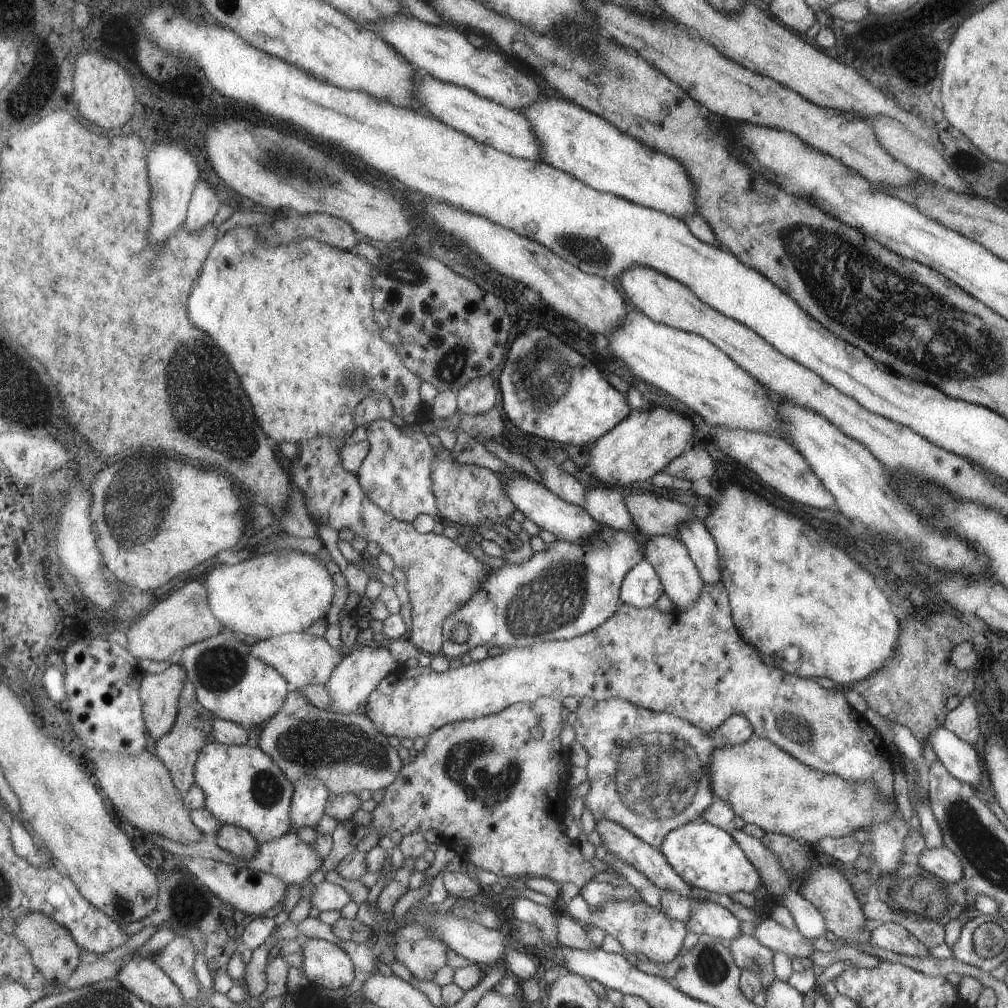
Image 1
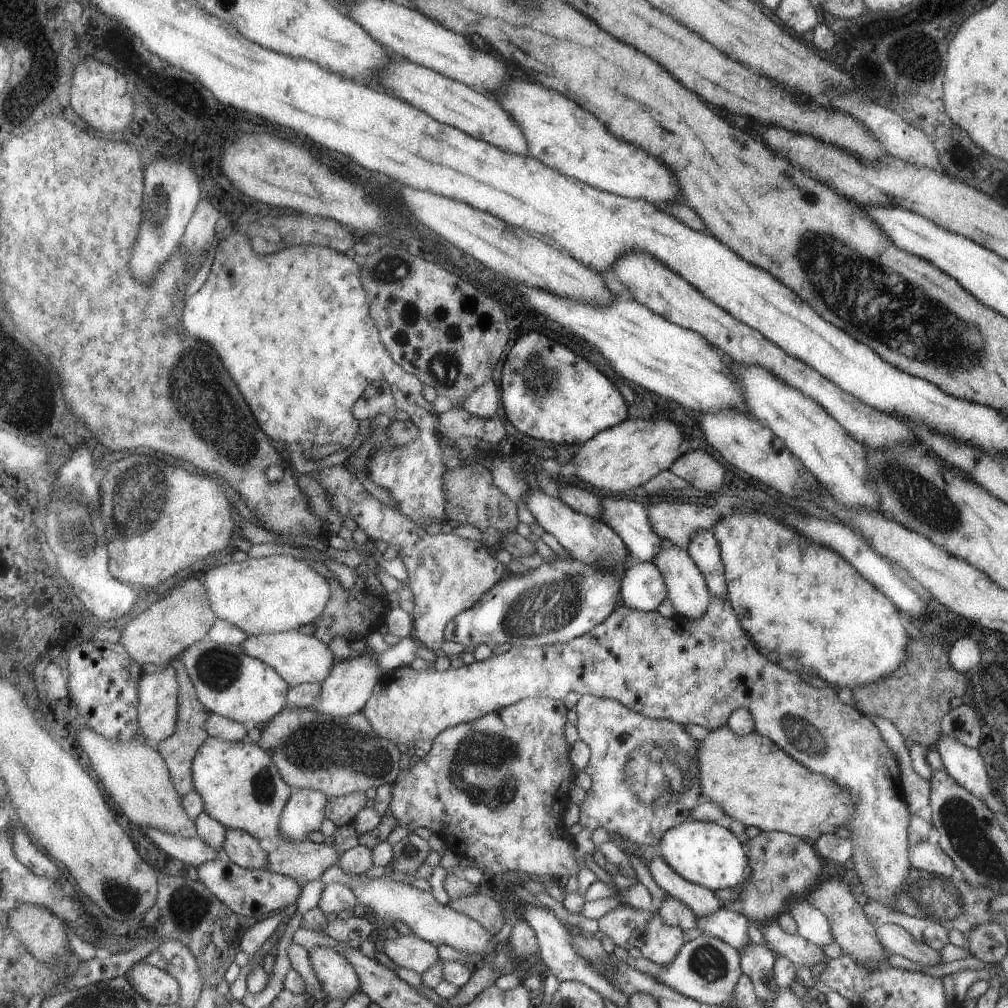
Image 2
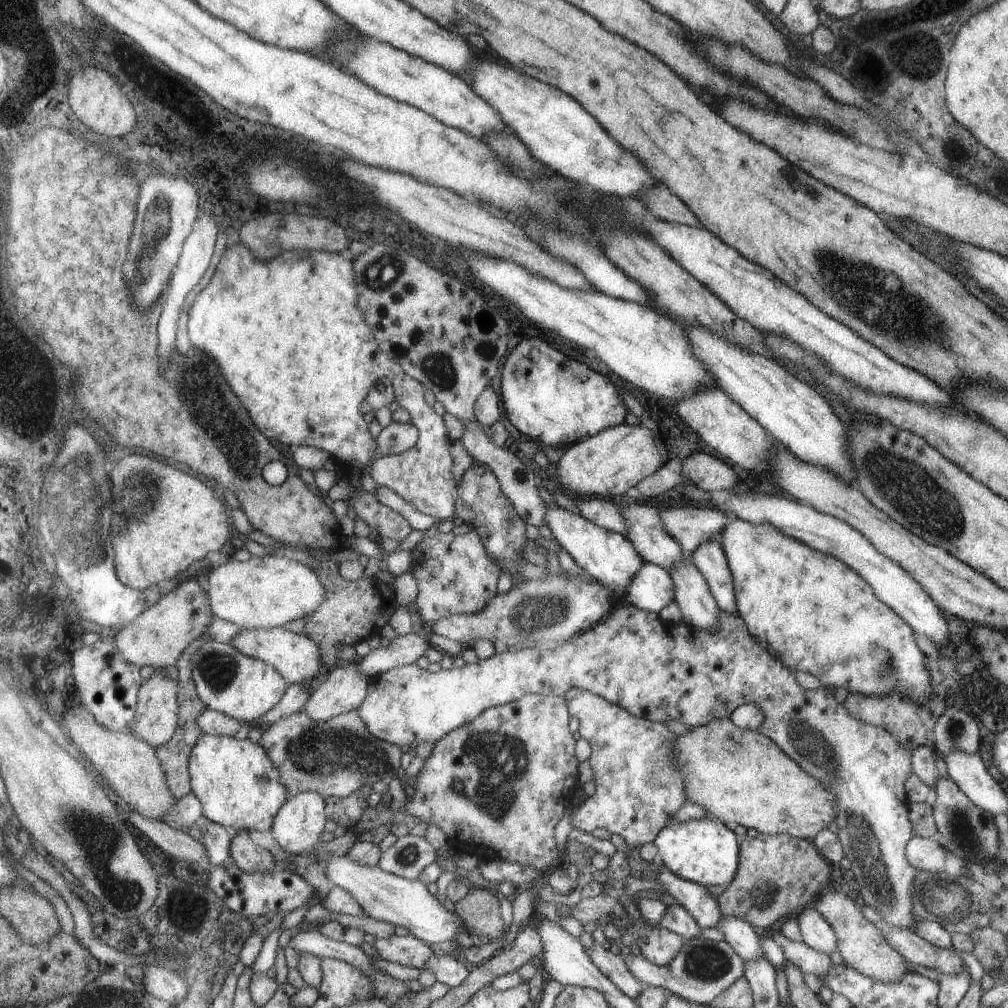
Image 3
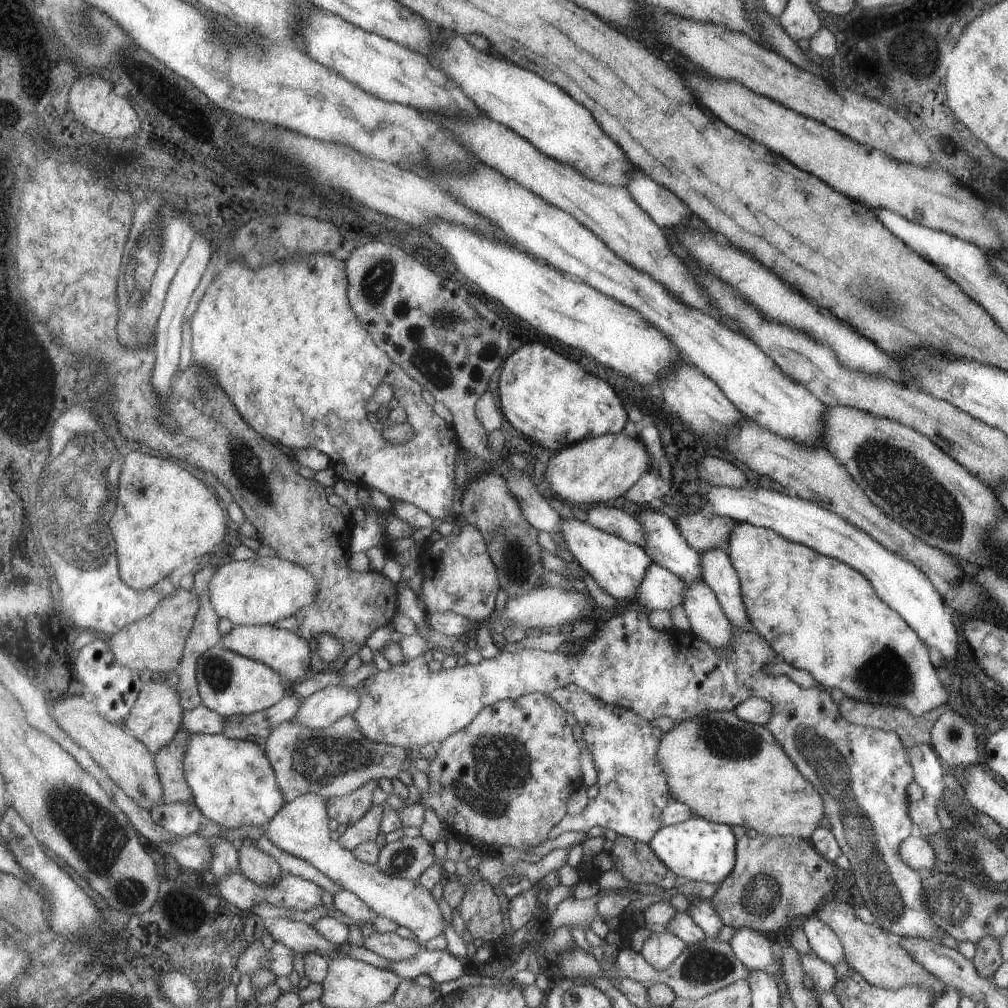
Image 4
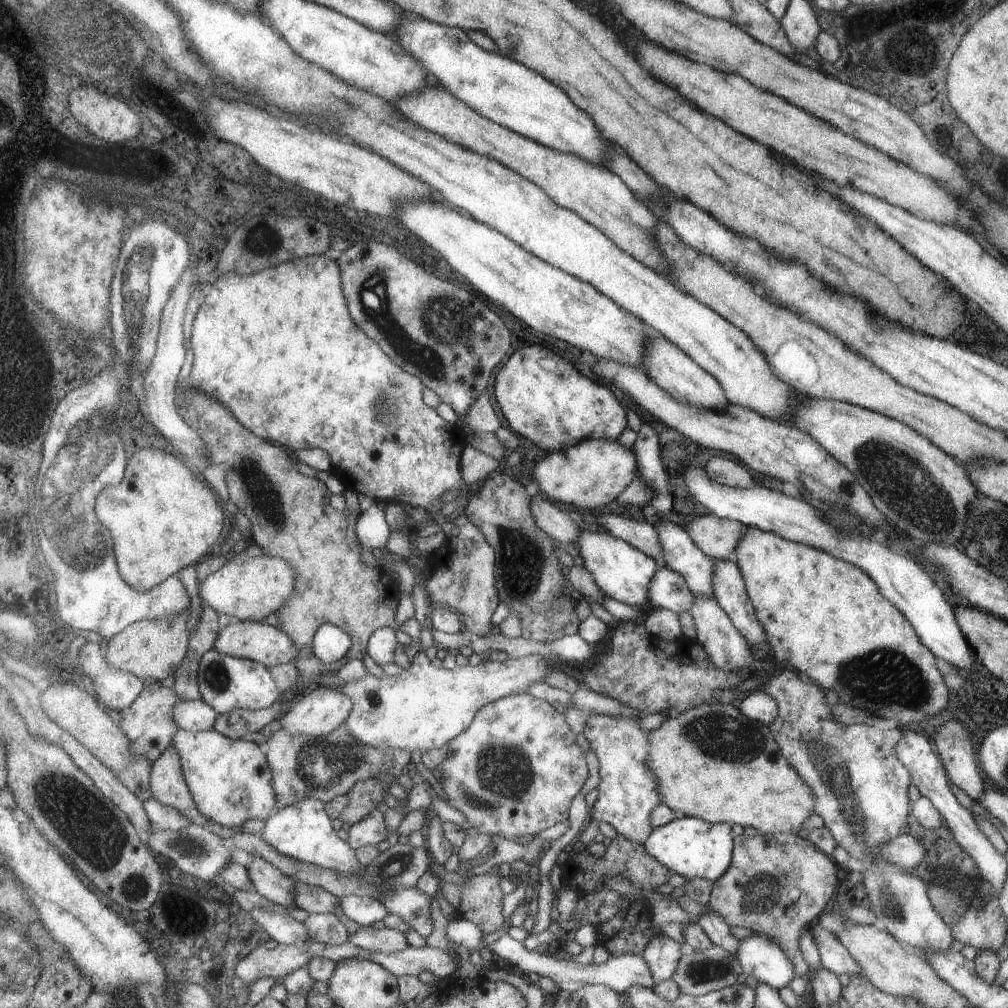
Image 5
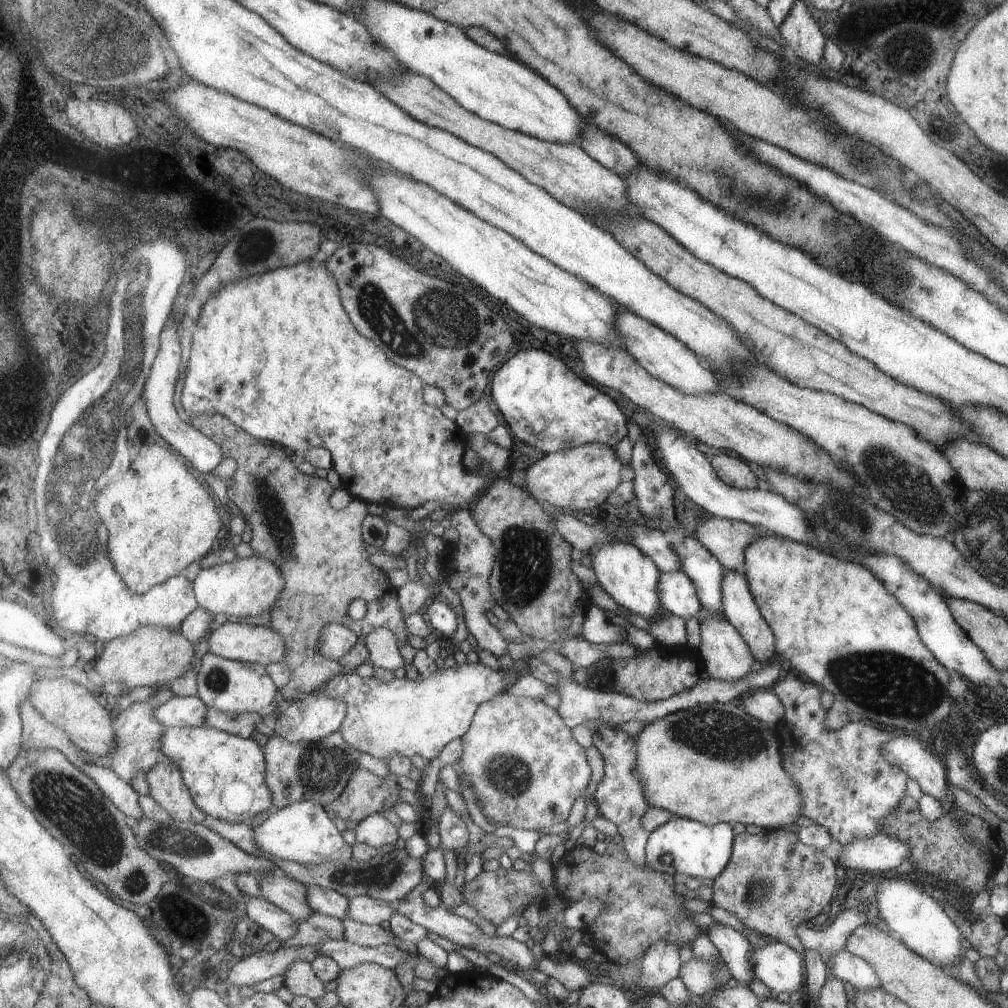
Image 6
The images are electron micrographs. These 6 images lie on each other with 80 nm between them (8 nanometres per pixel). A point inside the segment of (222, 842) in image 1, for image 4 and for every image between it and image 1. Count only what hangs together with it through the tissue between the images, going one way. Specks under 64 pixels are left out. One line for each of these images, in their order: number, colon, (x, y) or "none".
2: (244, 849)
3: (252, 858)
4: (258, 865)

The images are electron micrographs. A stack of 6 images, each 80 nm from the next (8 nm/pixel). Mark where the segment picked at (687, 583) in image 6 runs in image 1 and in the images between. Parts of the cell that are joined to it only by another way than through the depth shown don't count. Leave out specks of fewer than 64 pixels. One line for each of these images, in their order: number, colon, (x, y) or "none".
1: (641, 588)
2: (643, 588)
3: (652, 589)
4: (660, 589)
5: (668, 590)

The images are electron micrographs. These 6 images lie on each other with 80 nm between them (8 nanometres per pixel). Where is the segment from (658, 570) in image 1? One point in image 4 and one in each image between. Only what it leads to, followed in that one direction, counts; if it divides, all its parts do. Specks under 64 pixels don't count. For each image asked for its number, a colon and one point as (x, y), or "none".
2: (686, 589)
3: (692, 595)
4: (706, 619)

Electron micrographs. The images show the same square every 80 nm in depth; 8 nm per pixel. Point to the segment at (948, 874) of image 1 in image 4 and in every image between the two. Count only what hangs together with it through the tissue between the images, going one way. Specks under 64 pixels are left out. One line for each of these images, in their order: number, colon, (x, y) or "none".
2: (925, 856)
3: (923, 854)
4: (915, 851)

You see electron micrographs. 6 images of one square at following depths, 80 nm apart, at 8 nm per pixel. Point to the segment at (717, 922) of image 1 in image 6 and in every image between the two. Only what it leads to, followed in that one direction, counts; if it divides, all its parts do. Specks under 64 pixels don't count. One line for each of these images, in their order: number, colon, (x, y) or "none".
2: (731, 928)
3: (741, 937)
4: (752, 949)
5: (759, 957)
6: (781, 969)

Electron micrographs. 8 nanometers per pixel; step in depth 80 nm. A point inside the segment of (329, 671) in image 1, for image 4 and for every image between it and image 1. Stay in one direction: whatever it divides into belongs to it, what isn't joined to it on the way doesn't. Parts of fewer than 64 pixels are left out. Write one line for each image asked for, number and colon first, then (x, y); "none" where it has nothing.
2: (299, 658)
3: (296, 656)
4: (290, 654)

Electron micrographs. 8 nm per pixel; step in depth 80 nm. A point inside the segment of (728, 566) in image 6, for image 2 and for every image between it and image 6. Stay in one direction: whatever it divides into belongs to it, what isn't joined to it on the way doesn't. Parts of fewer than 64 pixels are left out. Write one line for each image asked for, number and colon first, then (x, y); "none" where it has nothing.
2: (675, 521)
3: (687, 525)
4: (703, 530)
5: (716, 538)

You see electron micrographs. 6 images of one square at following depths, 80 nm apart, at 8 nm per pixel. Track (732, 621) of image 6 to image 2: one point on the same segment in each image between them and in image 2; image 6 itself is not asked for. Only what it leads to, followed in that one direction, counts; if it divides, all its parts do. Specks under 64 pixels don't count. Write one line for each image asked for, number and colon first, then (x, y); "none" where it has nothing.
2: (703, 549)
3: (708, 558)
4: (717, 573)
5: (728, 587)

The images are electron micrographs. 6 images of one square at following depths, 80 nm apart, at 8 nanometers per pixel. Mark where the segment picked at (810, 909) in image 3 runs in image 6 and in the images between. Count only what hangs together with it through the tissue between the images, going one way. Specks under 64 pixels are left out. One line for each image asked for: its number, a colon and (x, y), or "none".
4: (822, 940)
5: (833, 956)
6: (843, 965)

